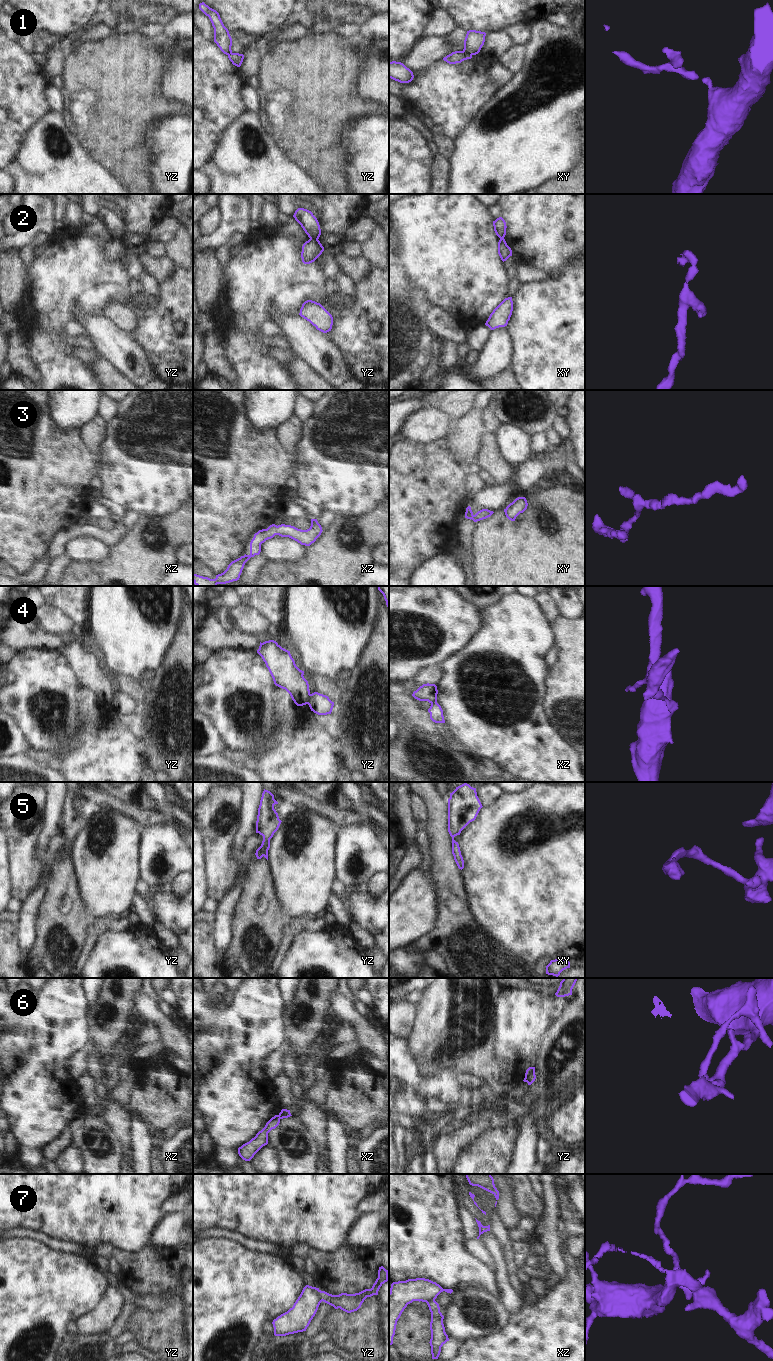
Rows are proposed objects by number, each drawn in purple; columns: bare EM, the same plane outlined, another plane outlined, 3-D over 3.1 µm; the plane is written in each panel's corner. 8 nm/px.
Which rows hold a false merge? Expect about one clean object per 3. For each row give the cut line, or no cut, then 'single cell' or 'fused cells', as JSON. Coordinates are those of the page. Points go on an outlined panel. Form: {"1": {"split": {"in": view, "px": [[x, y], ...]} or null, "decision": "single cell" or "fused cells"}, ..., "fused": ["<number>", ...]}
{"1": {"split": {"in": "xy", "px": [[462, 51], [471, 55]]}, "decision": "fused cells"}, "2": {"split": {"in": "yz", "px": [[310, 237], [317, 239]]}, "decision": "fused cells"}, "3": {"split": null, "decision": "single cell"}, "4": {"split": {"in": "yz", "px": [[310, 694], [307, 703]]}, "decision": "fused cells"}, "5": {"split": null, "decision": "single cell"}, "6": {"split": {"in": "xz", "px": [[278, 1115], [280, 1118]]}, "decision": "fused cells"}, "7": {"split": {"in": "yz", "px": [[319, 1290], [319, 1296], [322, 1300]]}, "decision": "fused cells"}, "fused": ["1", "2", "4", "6", "7"]}

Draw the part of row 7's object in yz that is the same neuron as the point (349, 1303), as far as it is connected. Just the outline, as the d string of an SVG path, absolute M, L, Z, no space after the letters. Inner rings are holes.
M381 1266L378 1270L378 1278L371 1289L365 1289L355 1294L341 1293L339 1295L332 1295L320 1290L319 1296L323 1302L333 1306L335 1309L340 1308L347 1313L351 1313L357 1311L367 1297L378 1295L380 1287L387 1281L388 1270Z

